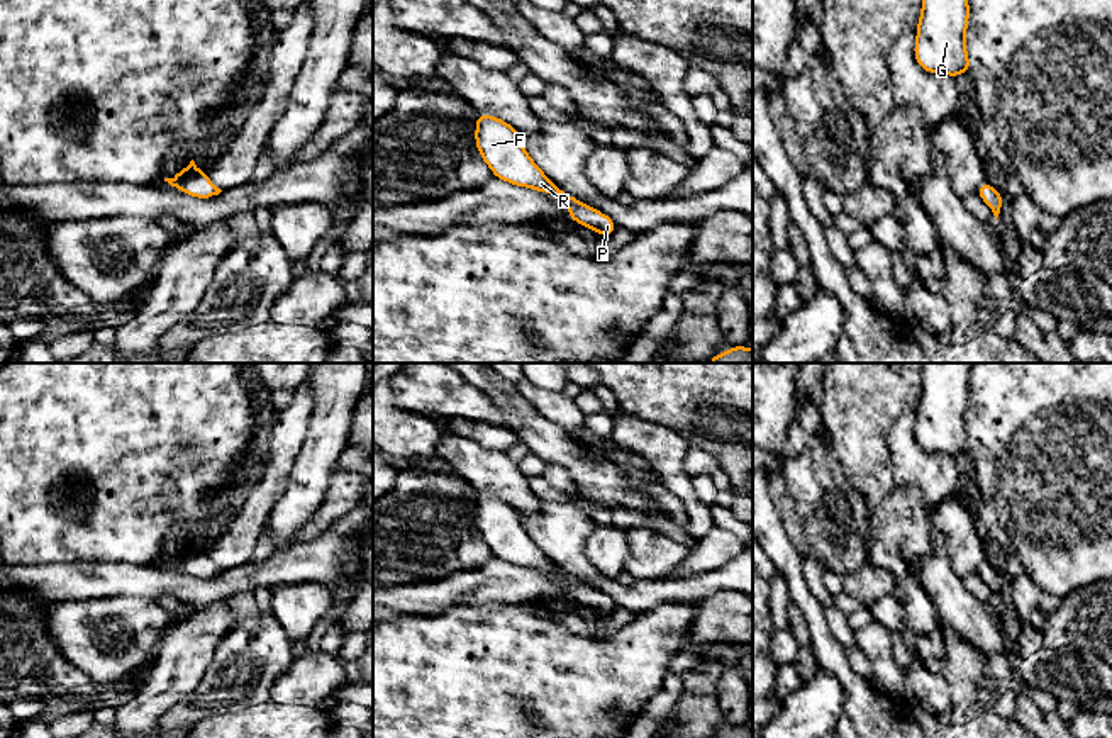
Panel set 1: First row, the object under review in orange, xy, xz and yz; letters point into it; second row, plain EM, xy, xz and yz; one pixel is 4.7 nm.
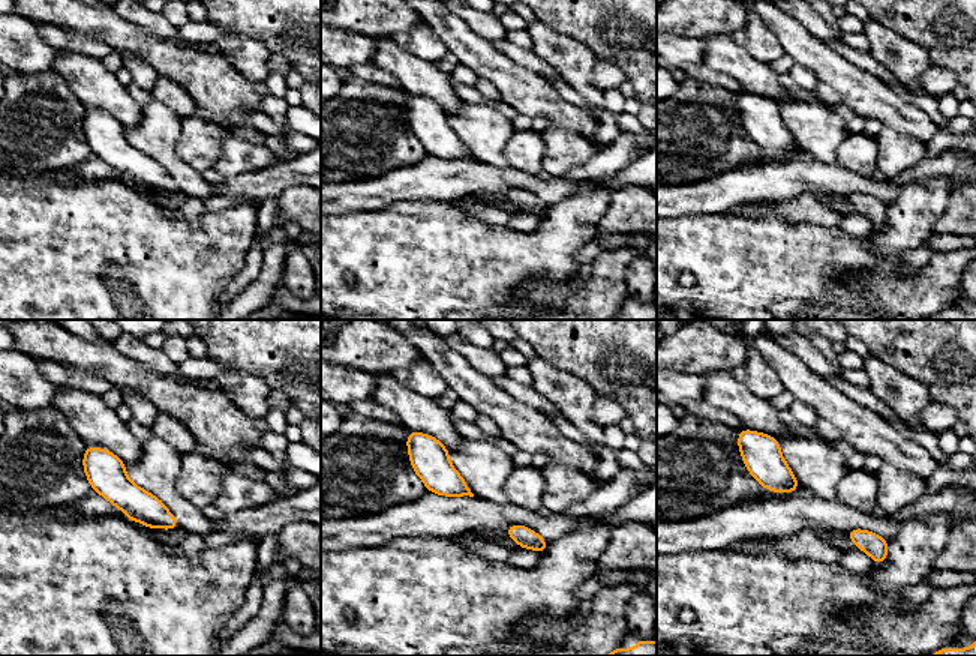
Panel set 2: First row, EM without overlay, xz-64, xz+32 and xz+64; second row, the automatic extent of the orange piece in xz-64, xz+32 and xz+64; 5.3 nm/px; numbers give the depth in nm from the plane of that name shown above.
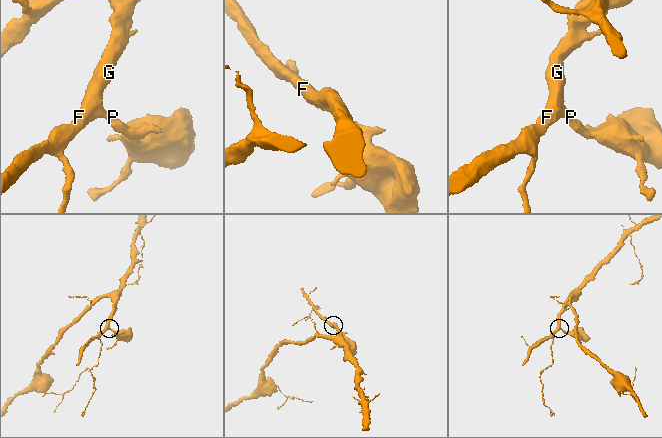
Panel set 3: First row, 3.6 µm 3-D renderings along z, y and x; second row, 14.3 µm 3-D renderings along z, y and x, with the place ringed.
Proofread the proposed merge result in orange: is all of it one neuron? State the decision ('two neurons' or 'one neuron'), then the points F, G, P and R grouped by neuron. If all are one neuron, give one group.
one neuron | F G P R

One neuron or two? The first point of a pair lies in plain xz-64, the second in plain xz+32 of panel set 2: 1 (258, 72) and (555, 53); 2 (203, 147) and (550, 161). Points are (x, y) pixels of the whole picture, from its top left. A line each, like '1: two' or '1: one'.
1: one
2: two

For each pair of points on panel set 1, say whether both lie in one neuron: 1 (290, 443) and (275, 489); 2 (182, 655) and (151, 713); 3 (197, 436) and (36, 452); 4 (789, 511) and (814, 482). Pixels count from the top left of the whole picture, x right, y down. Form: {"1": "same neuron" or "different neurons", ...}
{"1": "same neuron", "2": "same neuron", "3": "same neuron", "4": "different neurons"}

